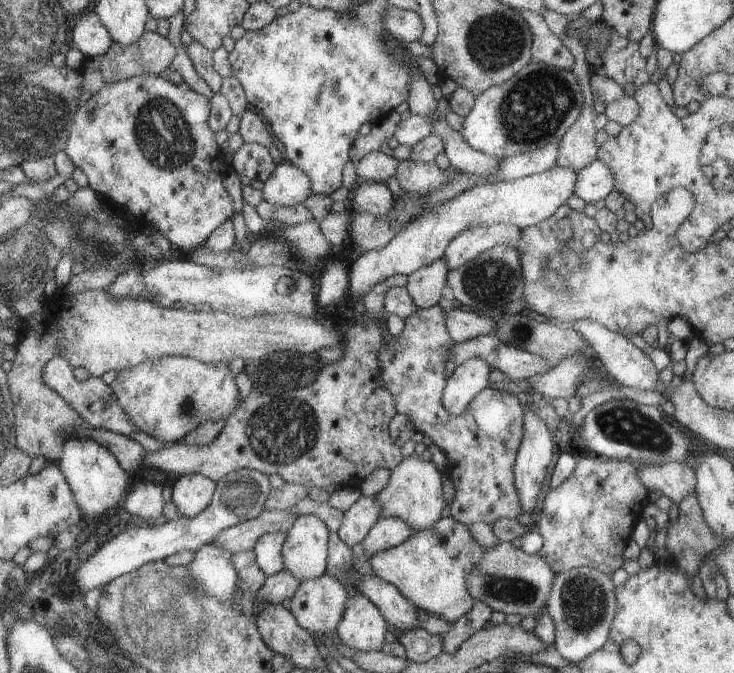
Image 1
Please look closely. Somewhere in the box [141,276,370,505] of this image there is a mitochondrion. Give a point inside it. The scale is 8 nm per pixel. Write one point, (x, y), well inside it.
(282, 430)

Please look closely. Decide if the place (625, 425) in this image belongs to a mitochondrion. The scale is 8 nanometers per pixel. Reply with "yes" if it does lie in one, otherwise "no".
yes

